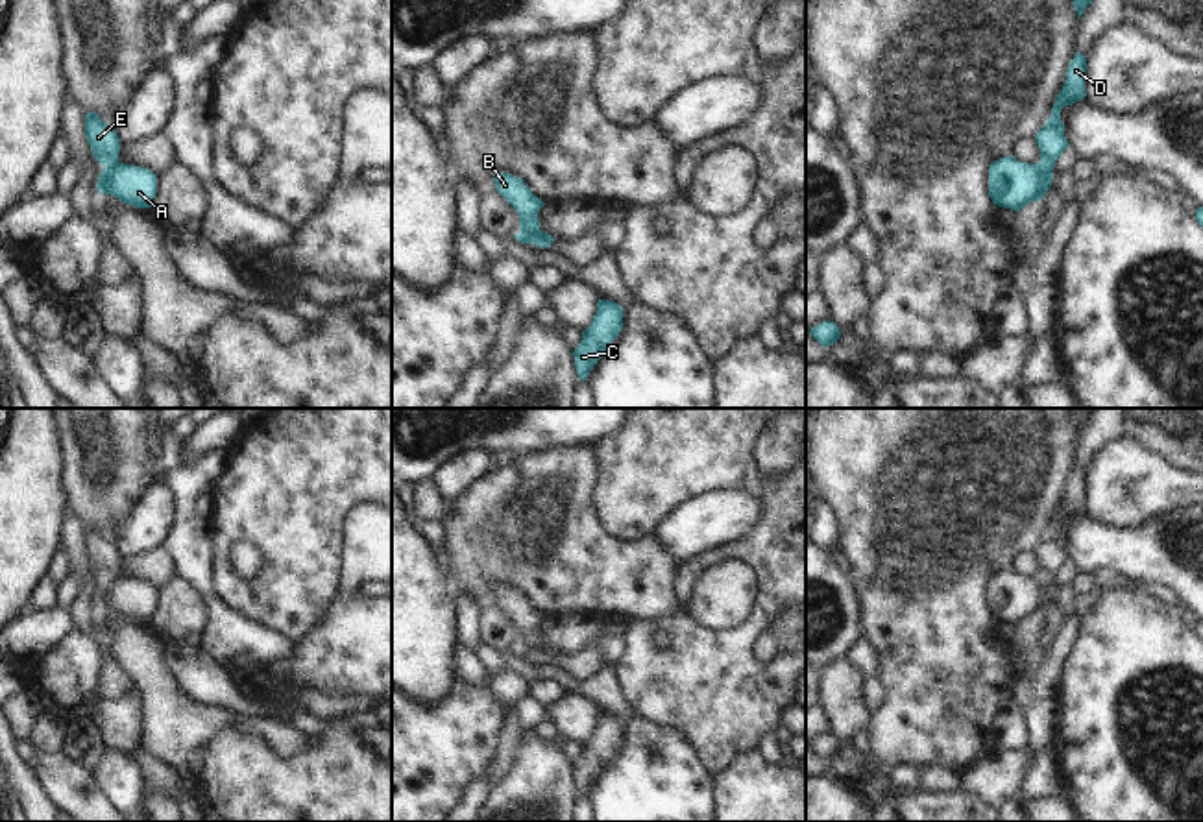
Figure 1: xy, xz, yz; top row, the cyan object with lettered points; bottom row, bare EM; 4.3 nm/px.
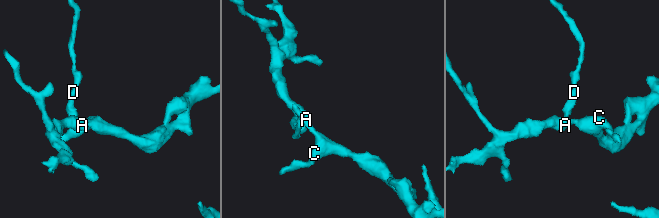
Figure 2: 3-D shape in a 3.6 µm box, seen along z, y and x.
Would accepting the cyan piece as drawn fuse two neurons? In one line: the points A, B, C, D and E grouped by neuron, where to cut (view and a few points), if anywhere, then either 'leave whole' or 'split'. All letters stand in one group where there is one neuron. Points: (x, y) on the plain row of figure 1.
A B C / D E; cut in xy along (117, 575), (106, 582); split

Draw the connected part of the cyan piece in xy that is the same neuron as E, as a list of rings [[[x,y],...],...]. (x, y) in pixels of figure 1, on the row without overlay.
[[[96,526],[85,528],[85,549],[92,571],[105,582],[118,576],[120,552],[113,539],[100,534]]]

